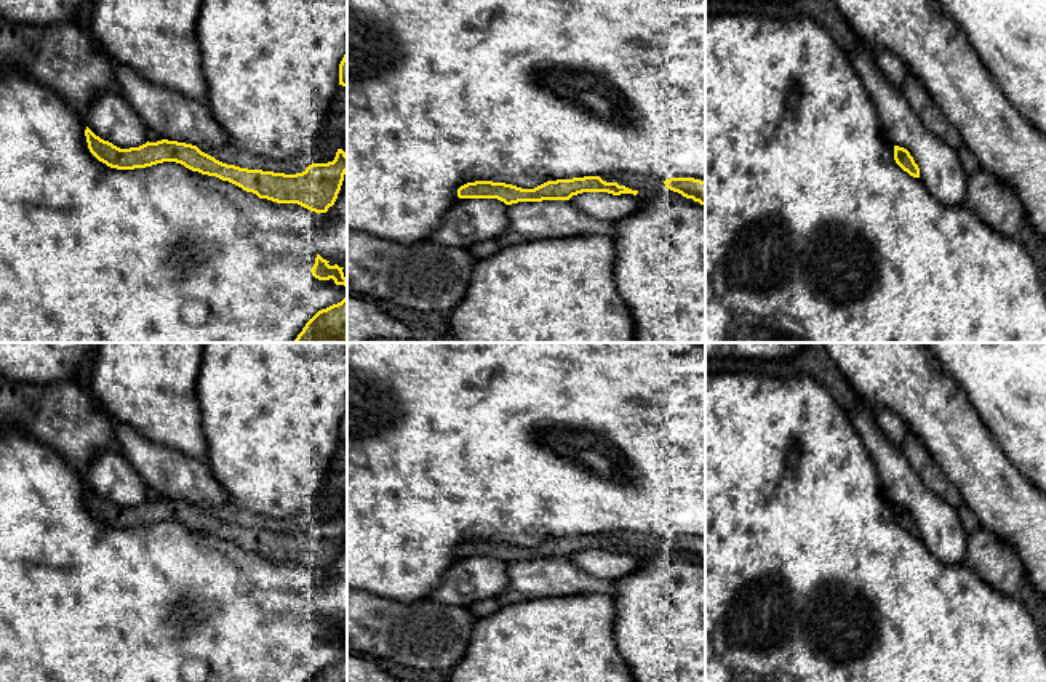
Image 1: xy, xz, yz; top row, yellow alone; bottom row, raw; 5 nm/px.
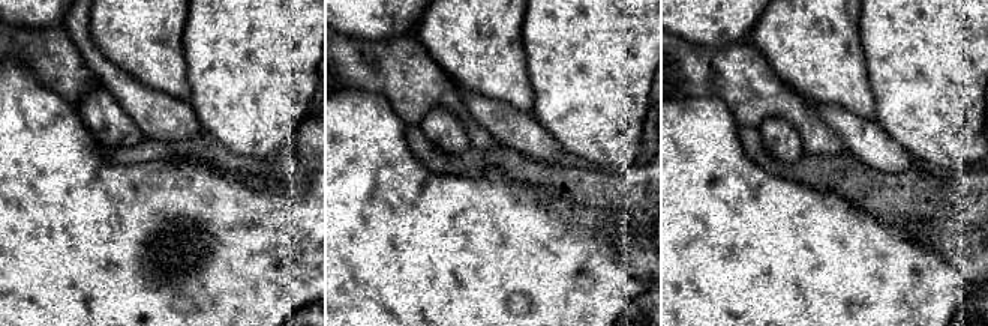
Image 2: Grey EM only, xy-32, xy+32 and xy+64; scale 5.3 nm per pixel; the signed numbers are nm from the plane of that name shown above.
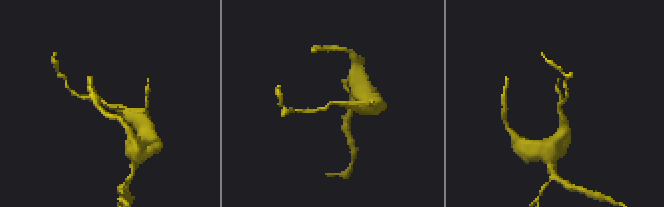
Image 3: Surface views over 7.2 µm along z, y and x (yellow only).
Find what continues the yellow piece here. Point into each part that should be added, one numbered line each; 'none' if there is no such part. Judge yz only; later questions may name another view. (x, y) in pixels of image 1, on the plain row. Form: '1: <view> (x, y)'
none

